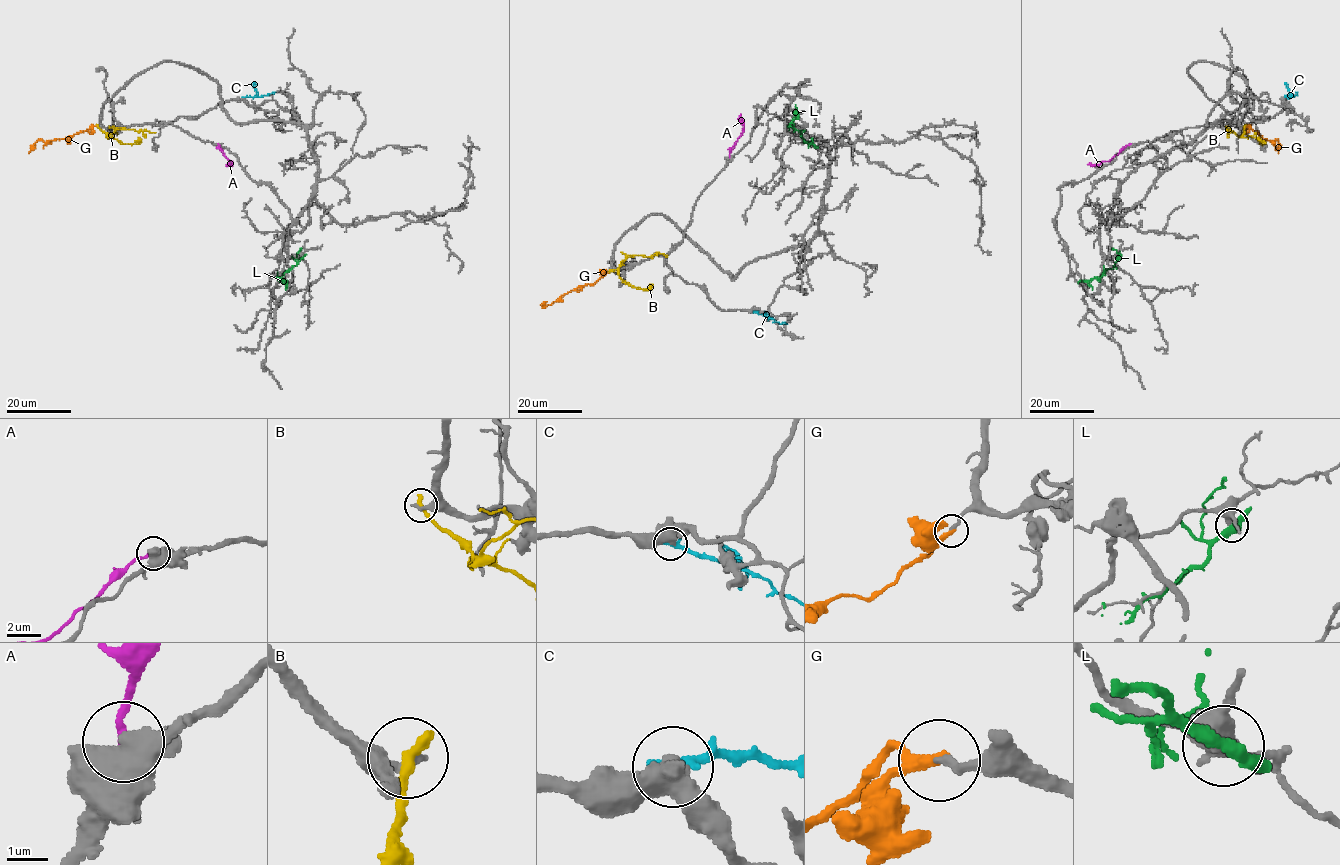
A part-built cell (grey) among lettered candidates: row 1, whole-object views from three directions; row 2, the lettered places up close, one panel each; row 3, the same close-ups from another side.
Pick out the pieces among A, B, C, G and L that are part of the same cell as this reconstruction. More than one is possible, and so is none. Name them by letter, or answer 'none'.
G

